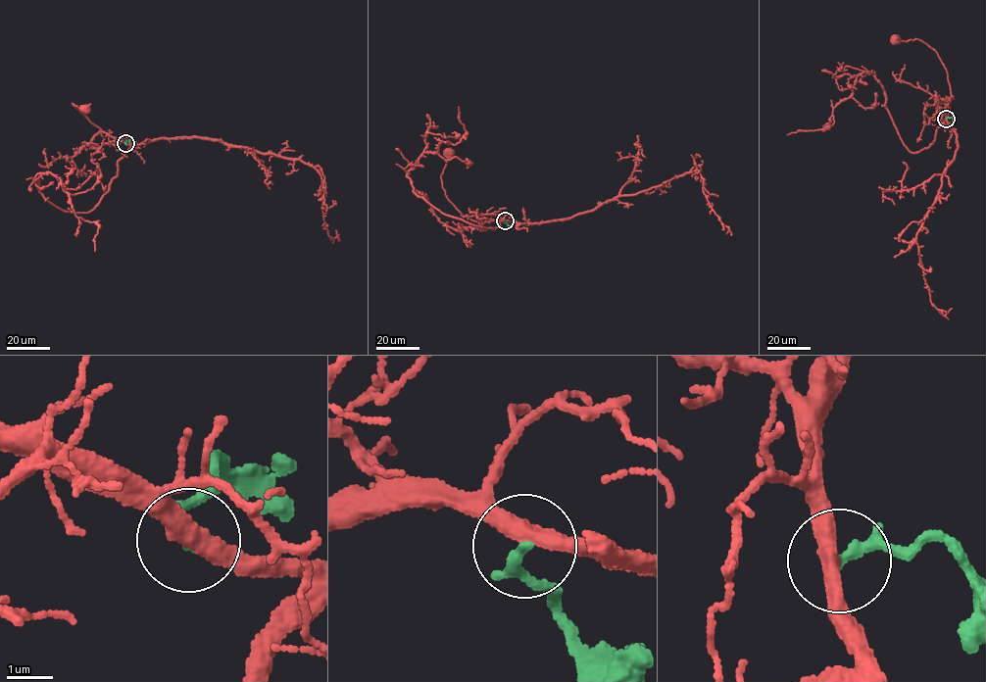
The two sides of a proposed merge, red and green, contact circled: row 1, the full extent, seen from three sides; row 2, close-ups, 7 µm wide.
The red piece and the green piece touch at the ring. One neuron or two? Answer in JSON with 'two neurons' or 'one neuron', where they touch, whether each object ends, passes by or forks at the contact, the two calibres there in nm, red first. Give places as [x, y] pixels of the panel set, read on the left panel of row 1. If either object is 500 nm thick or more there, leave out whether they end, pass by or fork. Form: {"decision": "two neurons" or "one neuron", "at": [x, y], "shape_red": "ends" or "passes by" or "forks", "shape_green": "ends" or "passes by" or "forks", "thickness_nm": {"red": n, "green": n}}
{"decision": "two neurons", "at": [125, 143], "shape_red": "passes by", "shape_green": "passes by", "thickness_nm": {"red": 400, "green": 180}}

